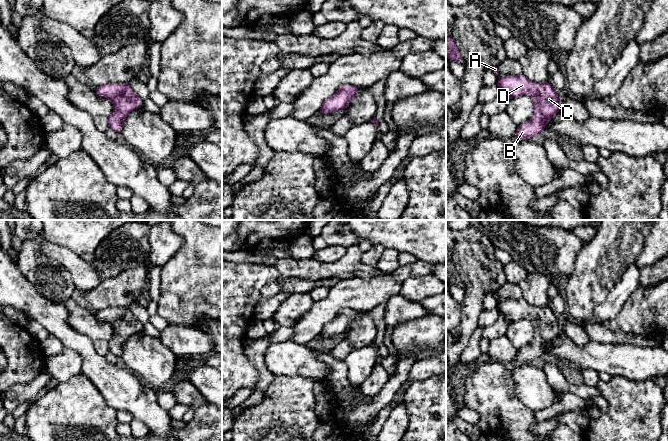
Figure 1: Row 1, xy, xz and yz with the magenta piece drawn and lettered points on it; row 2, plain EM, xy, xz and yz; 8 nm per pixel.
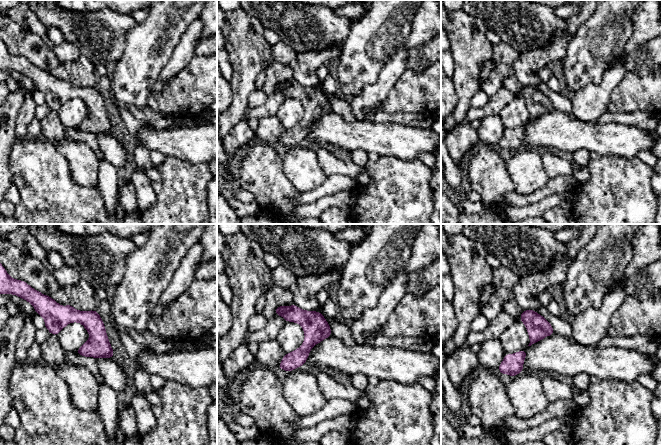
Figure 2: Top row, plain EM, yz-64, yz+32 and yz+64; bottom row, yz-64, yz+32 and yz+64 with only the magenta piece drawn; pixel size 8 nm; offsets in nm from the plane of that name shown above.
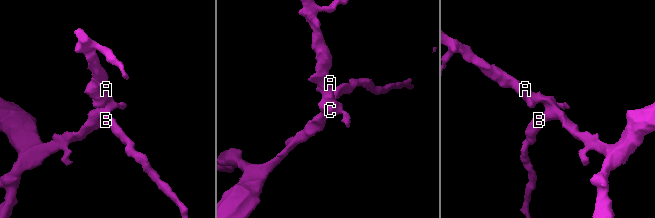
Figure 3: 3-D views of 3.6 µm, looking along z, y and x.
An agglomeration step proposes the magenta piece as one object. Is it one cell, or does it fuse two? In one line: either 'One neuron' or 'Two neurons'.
One neuron

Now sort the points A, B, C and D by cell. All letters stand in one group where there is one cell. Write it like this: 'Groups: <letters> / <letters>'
Groups: A B C D

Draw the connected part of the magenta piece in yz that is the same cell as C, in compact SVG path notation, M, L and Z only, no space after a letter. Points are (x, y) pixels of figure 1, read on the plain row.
M502 300L497 303L497 310L511 324L520 319L529 319L535 329L532 342L518 350L513 363L515 365L530 363L542 357L546 348L560 335L560 325L556 314L550 306L534 307L520 300Z

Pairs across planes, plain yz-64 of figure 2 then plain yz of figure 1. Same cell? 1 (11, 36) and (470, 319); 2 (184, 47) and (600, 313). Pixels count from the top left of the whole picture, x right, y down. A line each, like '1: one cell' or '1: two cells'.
1: one cell
2: one cell

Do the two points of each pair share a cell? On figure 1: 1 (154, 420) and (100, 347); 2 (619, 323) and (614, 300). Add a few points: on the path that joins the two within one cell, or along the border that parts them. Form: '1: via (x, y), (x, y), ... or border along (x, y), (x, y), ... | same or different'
1: border along (93, 342), (94, 348), (103, 355) | different
2: border along (631, 295), (619, 312), (603, 324) | different

